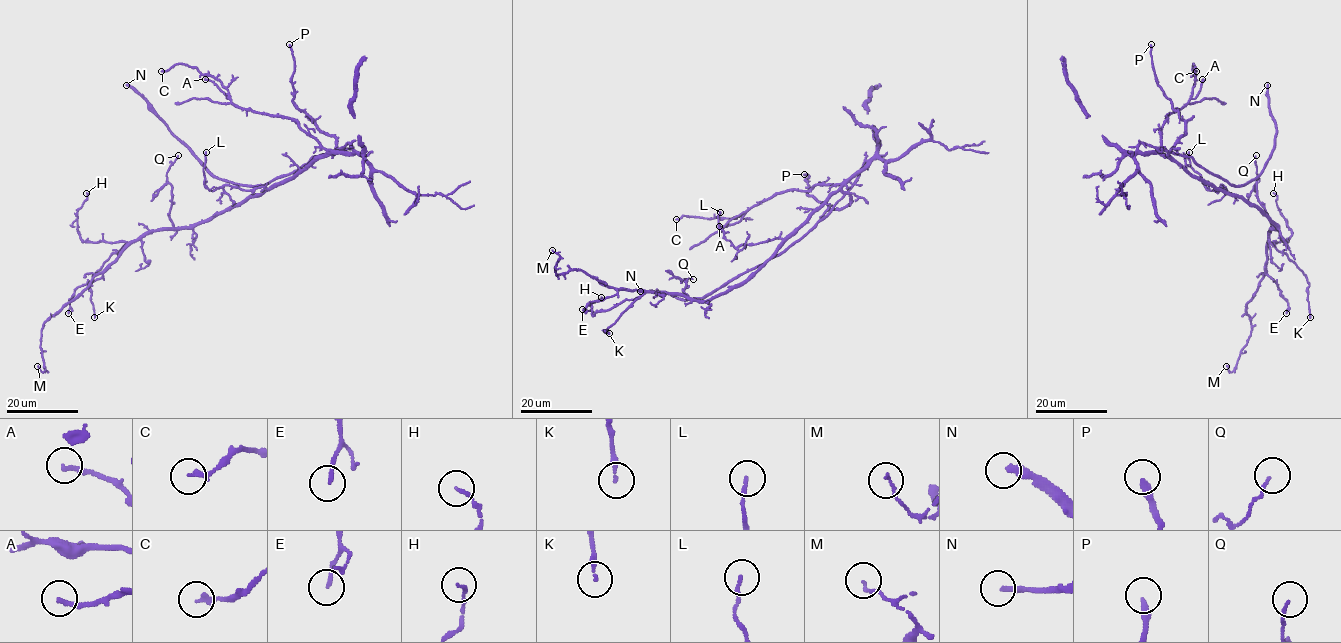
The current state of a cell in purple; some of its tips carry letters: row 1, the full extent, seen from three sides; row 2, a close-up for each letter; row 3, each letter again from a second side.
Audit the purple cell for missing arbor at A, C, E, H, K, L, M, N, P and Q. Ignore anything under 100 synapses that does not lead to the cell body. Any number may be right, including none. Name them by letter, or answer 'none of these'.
N

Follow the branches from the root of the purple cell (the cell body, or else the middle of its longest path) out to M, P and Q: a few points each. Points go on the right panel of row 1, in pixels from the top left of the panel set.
M: (1215, 187), (1240, 195), (1277, 227), (1269, 231), (1264, 275), (1247, 303), (1250, 336), (1236, 367), (1226, 366)
P: (1215, 187), (1193, 178), (1167, 154), (1185, 132), (1185, 122), (1172, 108), (1172, 102), (1156, 80), (1151, 44)
Q: (1215, 187), (1240, 195), (1277, 227), (1272, 226), (1257, 197), (1256, 155)

